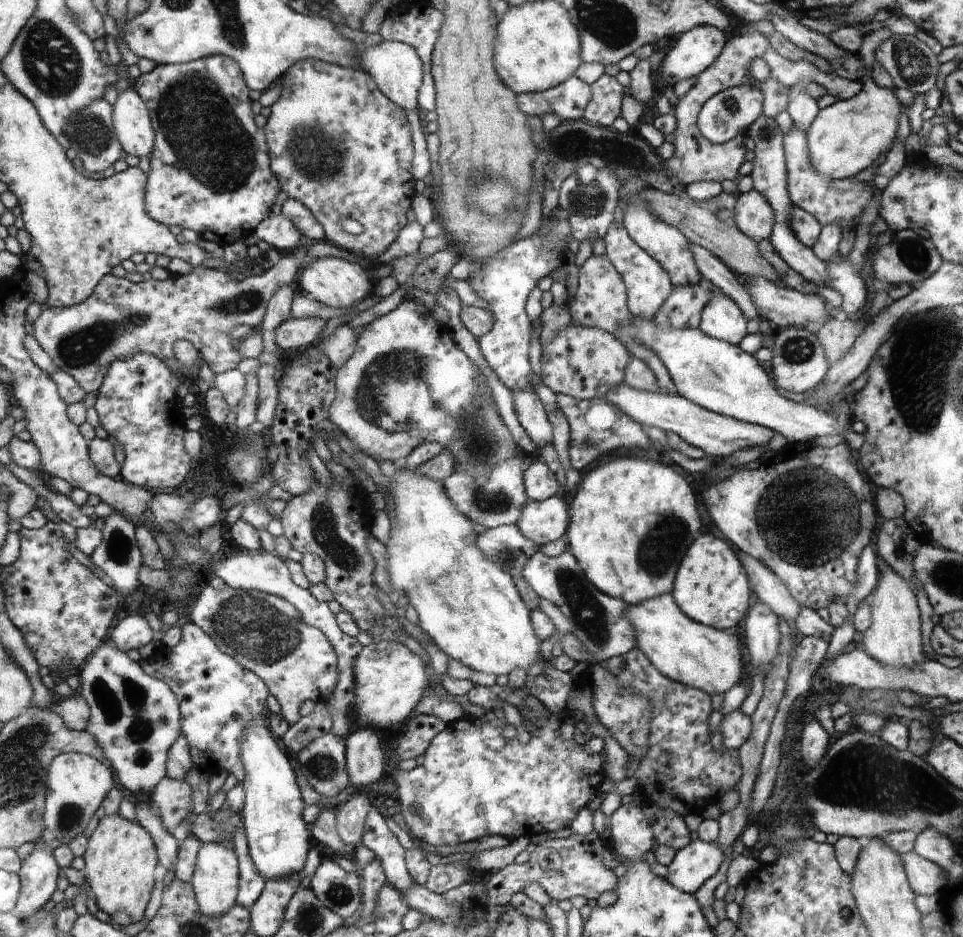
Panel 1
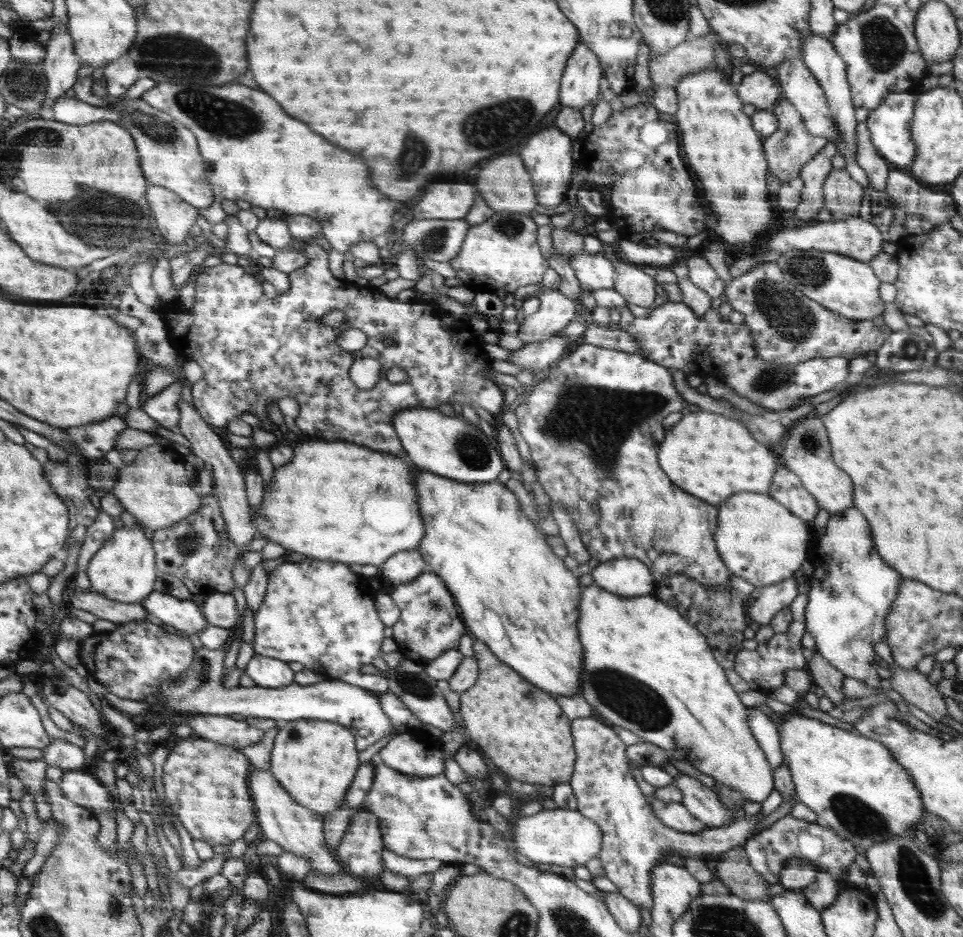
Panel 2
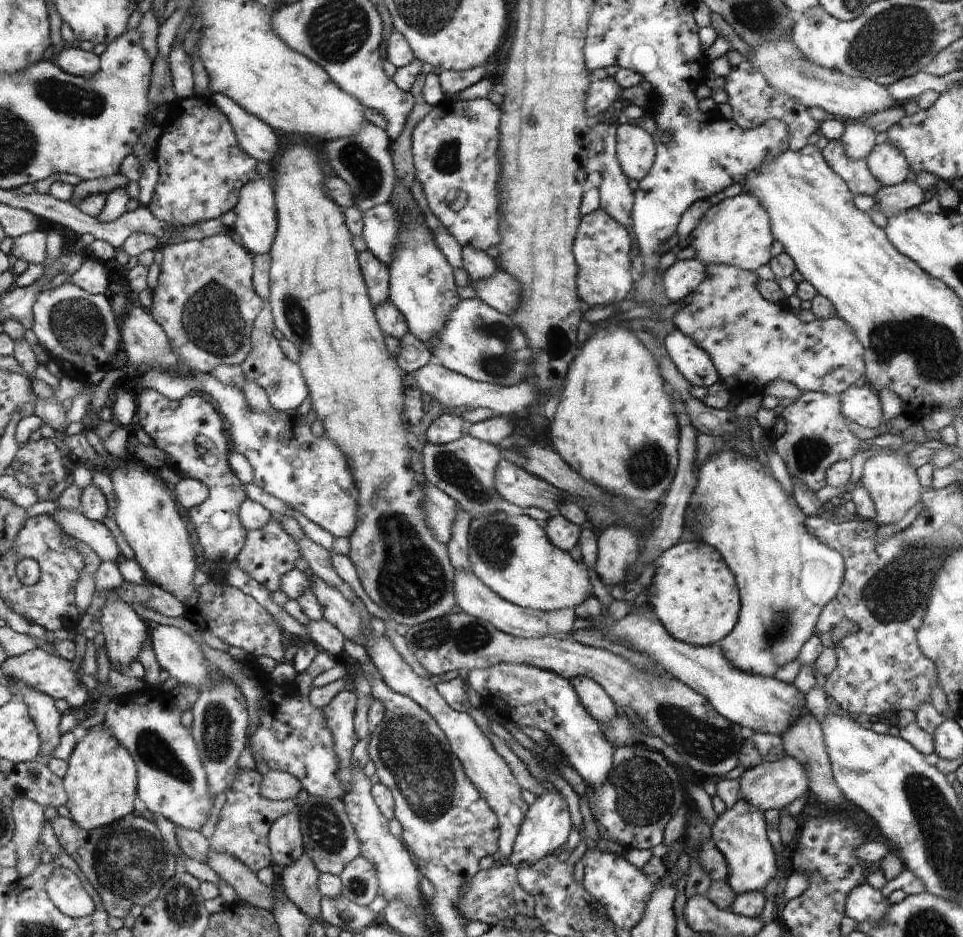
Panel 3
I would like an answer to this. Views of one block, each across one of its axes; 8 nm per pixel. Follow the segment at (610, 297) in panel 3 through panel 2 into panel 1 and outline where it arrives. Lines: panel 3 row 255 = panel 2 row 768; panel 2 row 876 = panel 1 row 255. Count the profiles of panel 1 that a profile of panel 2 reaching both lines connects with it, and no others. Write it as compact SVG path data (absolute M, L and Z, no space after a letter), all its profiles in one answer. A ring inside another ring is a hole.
M616 222L609 226L603 240L606 247L606 256L615 265L627 287L627 304L631 314L636 318L643 318L645 321L654 320L654 315L658 314L659 308L663 306L674 288L667 269L655 257L640 248L640 245L636 244L627 230L618 226Z

